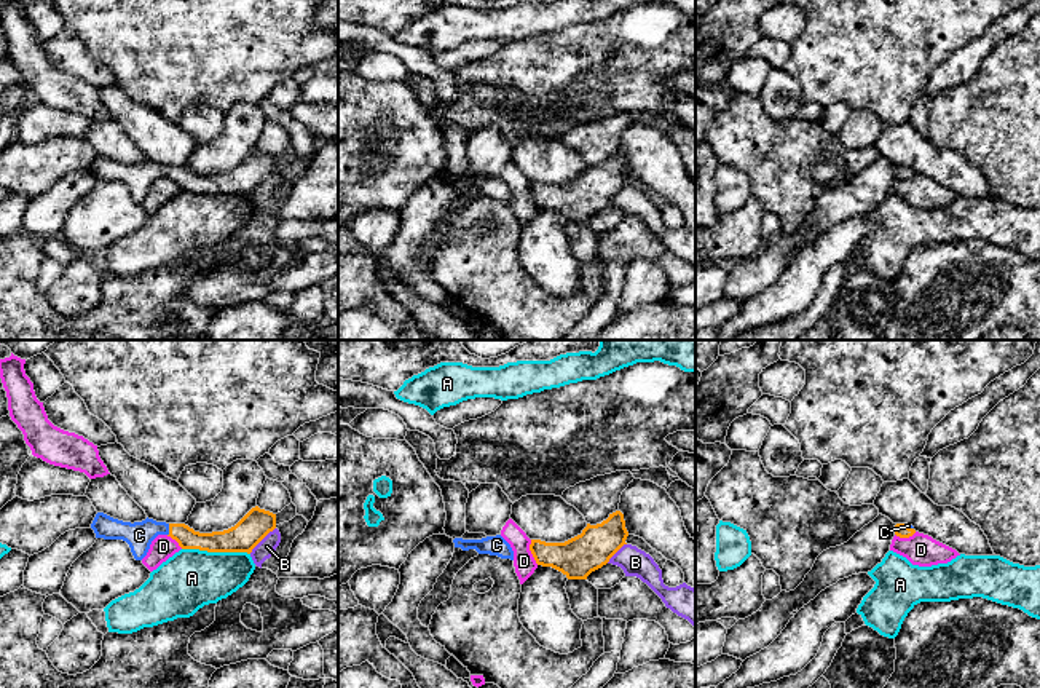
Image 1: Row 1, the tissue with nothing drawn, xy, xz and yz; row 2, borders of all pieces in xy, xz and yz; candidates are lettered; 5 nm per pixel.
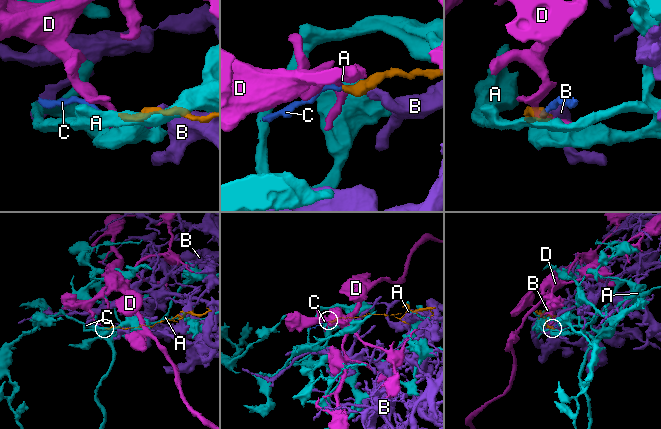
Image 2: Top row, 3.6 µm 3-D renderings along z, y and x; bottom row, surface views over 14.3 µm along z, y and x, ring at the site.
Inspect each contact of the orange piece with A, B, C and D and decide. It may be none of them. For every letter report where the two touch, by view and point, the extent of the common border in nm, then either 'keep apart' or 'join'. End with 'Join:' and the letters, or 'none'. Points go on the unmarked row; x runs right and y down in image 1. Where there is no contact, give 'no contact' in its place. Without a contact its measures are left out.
A: contact xy (216, 193); length 340 nm; keep apart
B: contact xy (262, 181); length 190 nm; keep apart
C: contact xy (169, 173); length 60 nm; join
D: contact xz (531, 195); length 130 nm; keep apart
Join: C

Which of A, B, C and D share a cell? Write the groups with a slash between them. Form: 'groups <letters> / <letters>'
groups A / B / C / D

